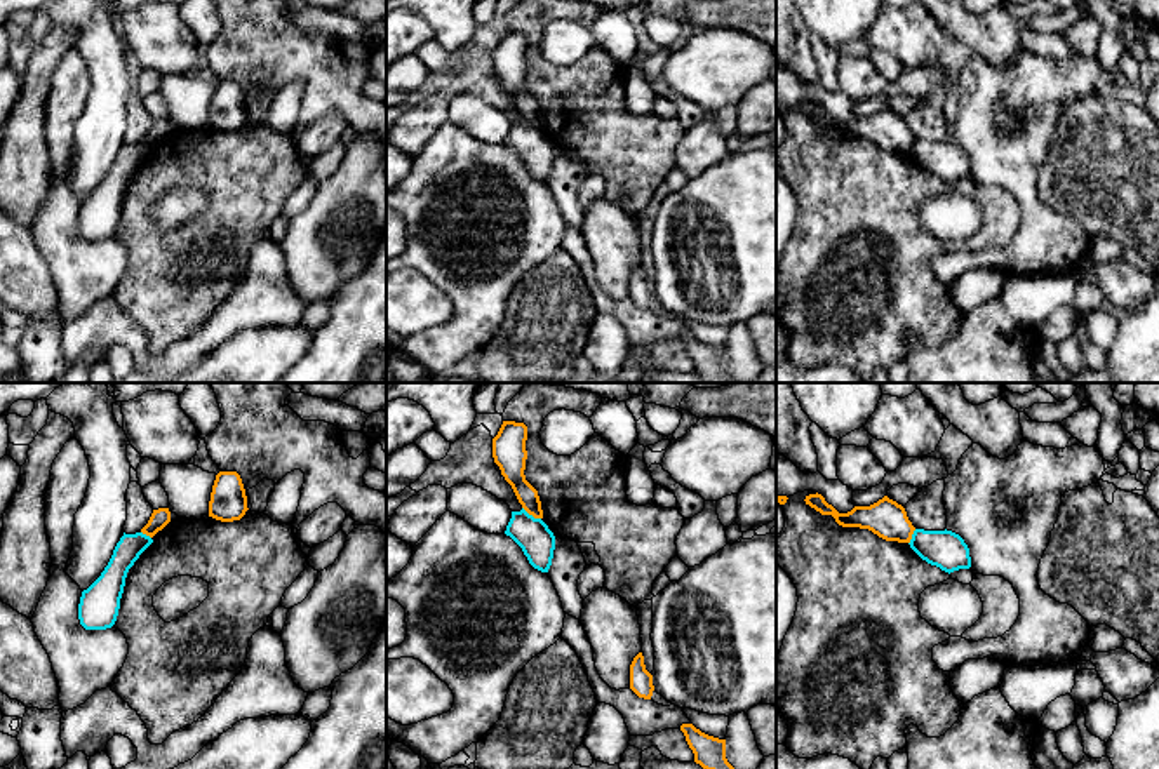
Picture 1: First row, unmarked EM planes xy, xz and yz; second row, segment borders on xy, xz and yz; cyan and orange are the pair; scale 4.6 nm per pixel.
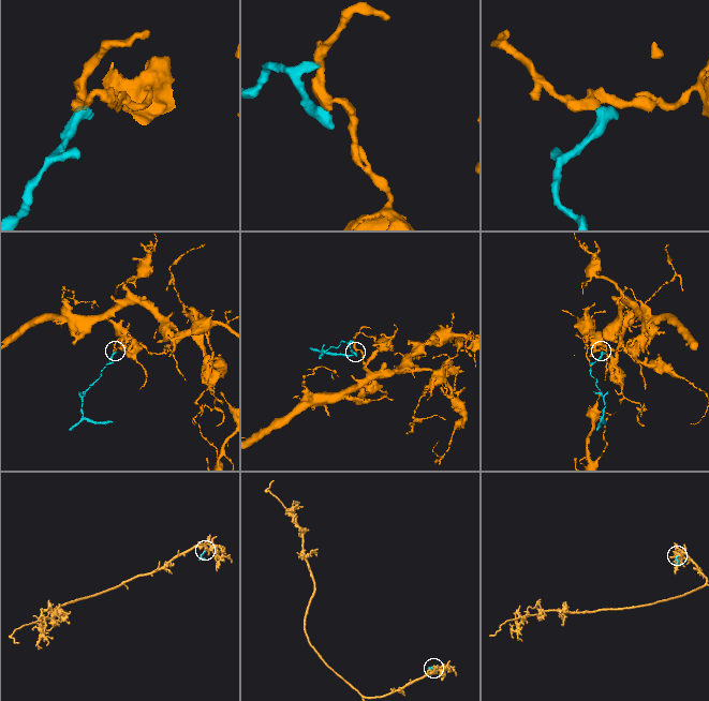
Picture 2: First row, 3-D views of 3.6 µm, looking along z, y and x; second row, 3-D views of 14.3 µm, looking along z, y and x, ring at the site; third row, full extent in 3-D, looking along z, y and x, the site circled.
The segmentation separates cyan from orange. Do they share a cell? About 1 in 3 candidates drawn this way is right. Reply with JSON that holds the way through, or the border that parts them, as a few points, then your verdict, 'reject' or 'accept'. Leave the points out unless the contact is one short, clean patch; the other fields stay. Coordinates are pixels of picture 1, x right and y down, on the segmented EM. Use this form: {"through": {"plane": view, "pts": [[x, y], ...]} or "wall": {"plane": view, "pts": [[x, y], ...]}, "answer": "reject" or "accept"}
{"wall": {"plane": "xz", "pts": [[522, 507], [540, 519]]}, "answer": "reject"}

